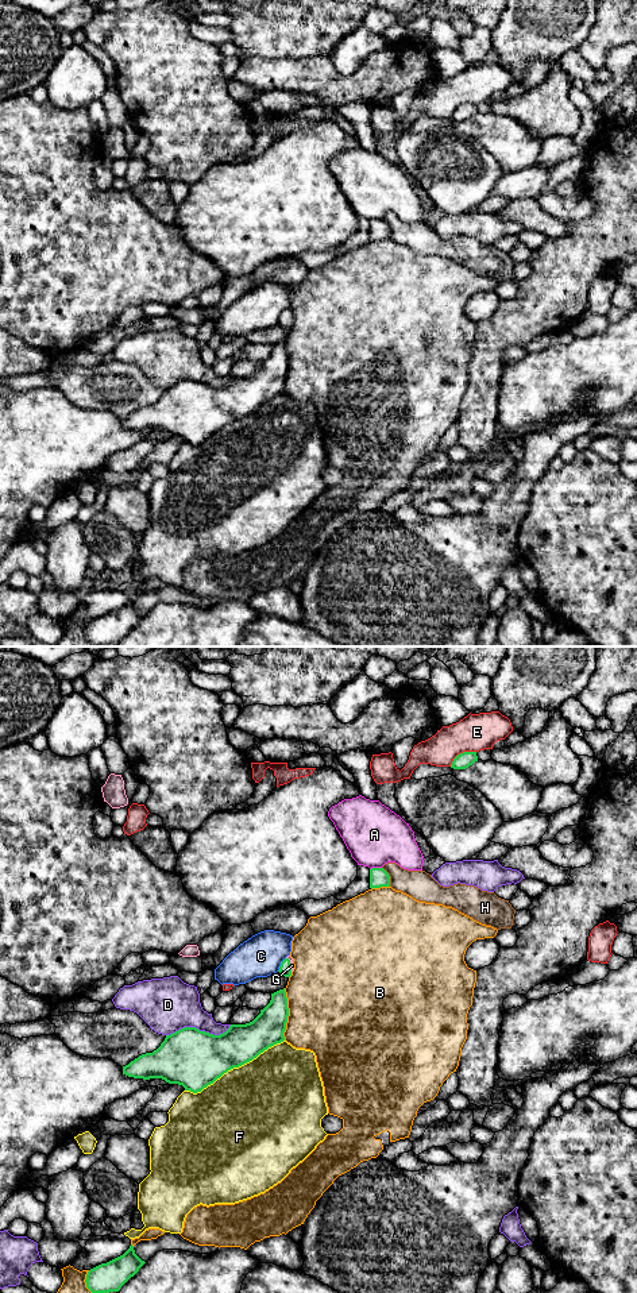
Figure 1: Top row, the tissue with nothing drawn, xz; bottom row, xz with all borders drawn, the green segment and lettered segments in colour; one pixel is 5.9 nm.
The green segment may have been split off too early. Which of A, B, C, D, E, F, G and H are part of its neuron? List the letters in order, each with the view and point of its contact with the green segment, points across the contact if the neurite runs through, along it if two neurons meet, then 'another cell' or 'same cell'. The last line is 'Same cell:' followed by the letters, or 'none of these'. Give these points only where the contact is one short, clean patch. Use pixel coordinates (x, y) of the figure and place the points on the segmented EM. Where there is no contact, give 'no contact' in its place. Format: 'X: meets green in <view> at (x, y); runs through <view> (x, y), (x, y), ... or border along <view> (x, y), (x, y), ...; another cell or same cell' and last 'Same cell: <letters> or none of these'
A: meets green in xz at (375, 868); another cell
B: meets green in xz at (288, 1014); another cell
C: meets green in xz at (281, 964); another cell
D: meets green in xz at (199, 1030); another cell
E: meets green in xz at (460, 753); another cell
F: meets green in xz at (234, 1066); another cell
G: meets green in xz at (289, 964); runs through xz (285, 969), (289, 964), (292, 965); same cell
H: meets green in xz at (389, 876); another cell
Same cell: G

